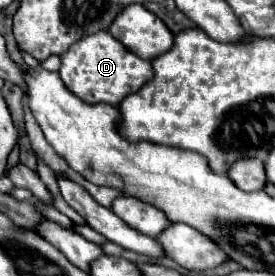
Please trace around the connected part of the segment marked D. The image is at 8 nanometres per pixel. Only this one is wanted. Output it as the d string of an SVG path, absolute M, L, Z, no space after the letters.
M107 30L89 34L75 42L63 56L59 68L61 80L65 86L77 94L87 104L111 104L119 106L121 100L139 88L143 88L153 78L151 62L139 58L131 50L127 50L117 38L113 38Z

